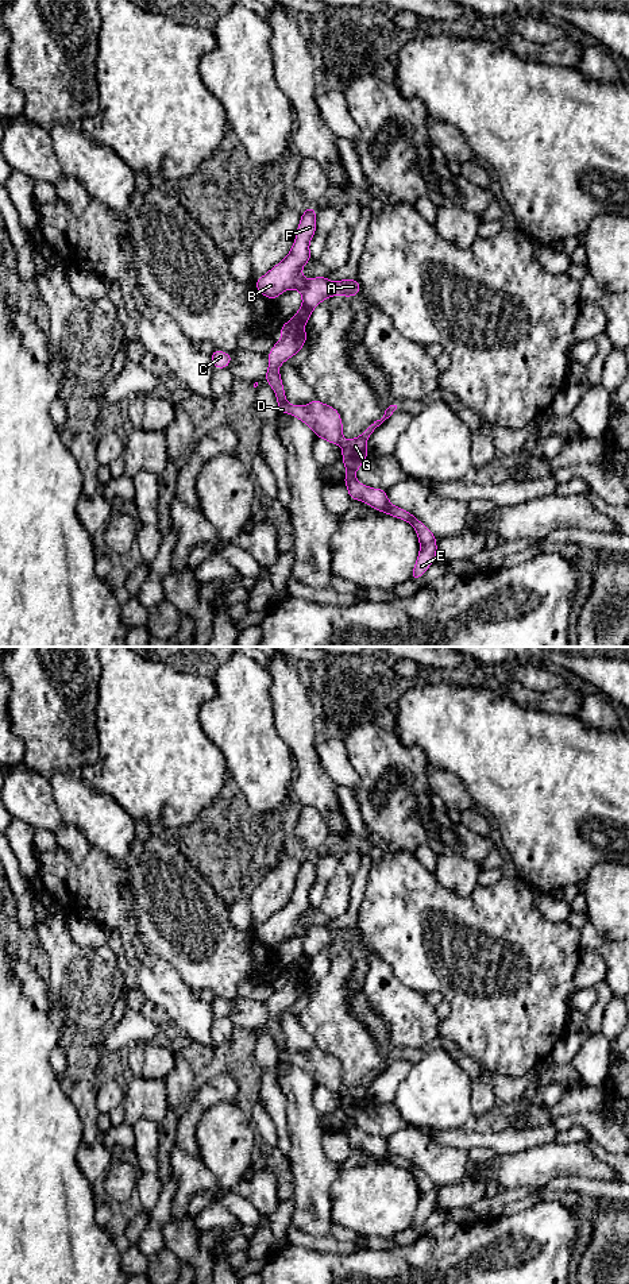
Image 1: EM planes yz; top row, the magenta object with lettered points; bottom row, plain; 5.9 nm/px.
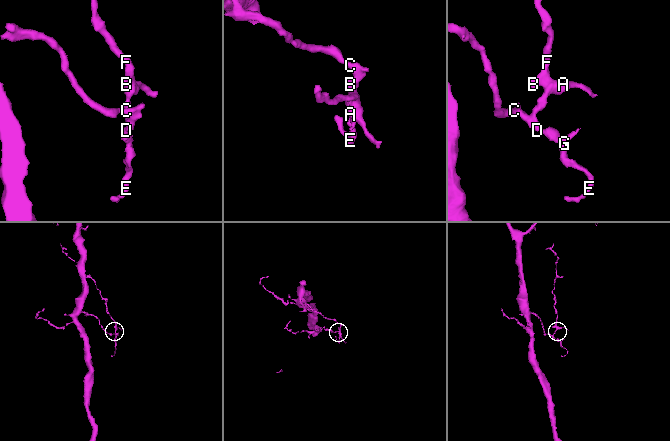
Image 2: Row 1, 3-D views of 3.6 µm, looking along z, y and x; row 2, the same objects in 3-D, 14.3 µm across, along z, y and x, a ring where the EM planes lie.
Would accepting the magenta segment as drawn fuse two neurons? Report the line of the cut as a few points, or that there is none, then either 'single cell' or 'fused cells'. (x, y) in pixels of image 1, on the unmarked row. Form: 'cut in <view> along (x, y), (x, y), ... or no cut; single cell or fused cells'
no cut; single cell

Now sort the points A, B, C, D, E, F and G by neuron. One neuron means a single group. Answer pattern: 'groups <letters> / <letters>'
groups A B C D E F G

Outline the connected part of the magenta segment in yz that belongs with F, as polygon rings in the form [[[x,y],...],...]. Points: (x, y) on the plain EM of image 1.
[[[308,855],[308,857],[301,863],[296,888],[288,905],[256,929],[256,938],[265,942],[269,948],[275,948],[288,937],[297,937],[302,944],[302,955],[297,959],[292,968],[282,973],[279,979],[282,987],[269,999],[269,1018],[265,1027],[277,1044],[279,1061],[293,1063],[310,1075],[316,1086],[325,1087],[329,1091],[341,1095],[344,1102],[340,1108],[347,1117],[347,1122],[343,1129],[348,1137],[351,1148],[359,1148],[379,1160],[405,1168],[413,1173],[418,1184],[420,1200],[410,1227],[418,1227],[435,1210],[437,1200],[437,1192],[435,1189],[436,1184],[412,1161],[391,1153],[383,1137],[368,1135],[367,1133],[359,1131],[355,1126],[356,1118],[368,1106],[366,1100],[367,1087],[386,1067],[393,1063],[397,1053],[390,1053],[385,1059],[383,1065],[371,1071],[359,1086],[344,1090],[341,1065],[335,1056],[317,1048],[310,1049],[305,1054],[290,1053],[286,1050],[278,1015],[286,1007],[294,1005],[305,992],[308,982],[304,975],[306,973],[312,959],[323,948],[331,946],[333,942],[355,945],[359,940],[362,940],[356,928],[347,926],[331,930],[327,925],[314,925],[312,928],[302,925],[301,918],[304,913],[312,909],[309,891],[314,880],[316,857],[314,855]]]

